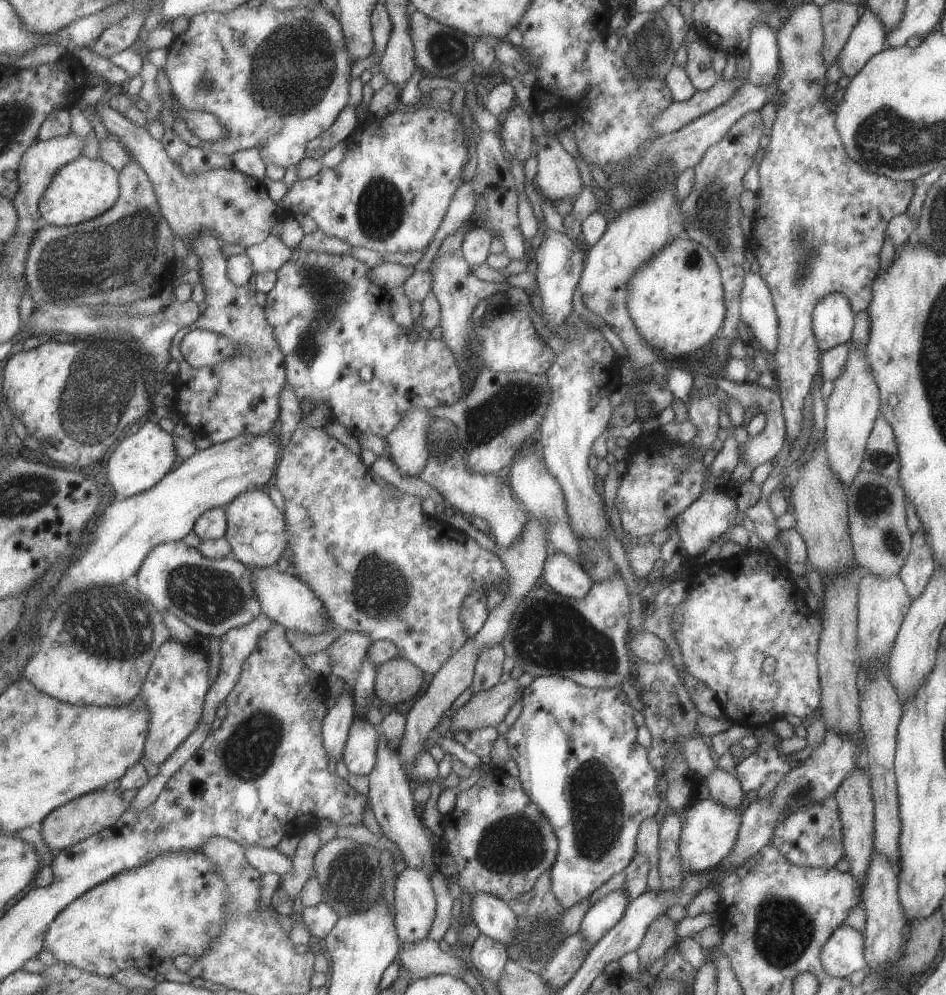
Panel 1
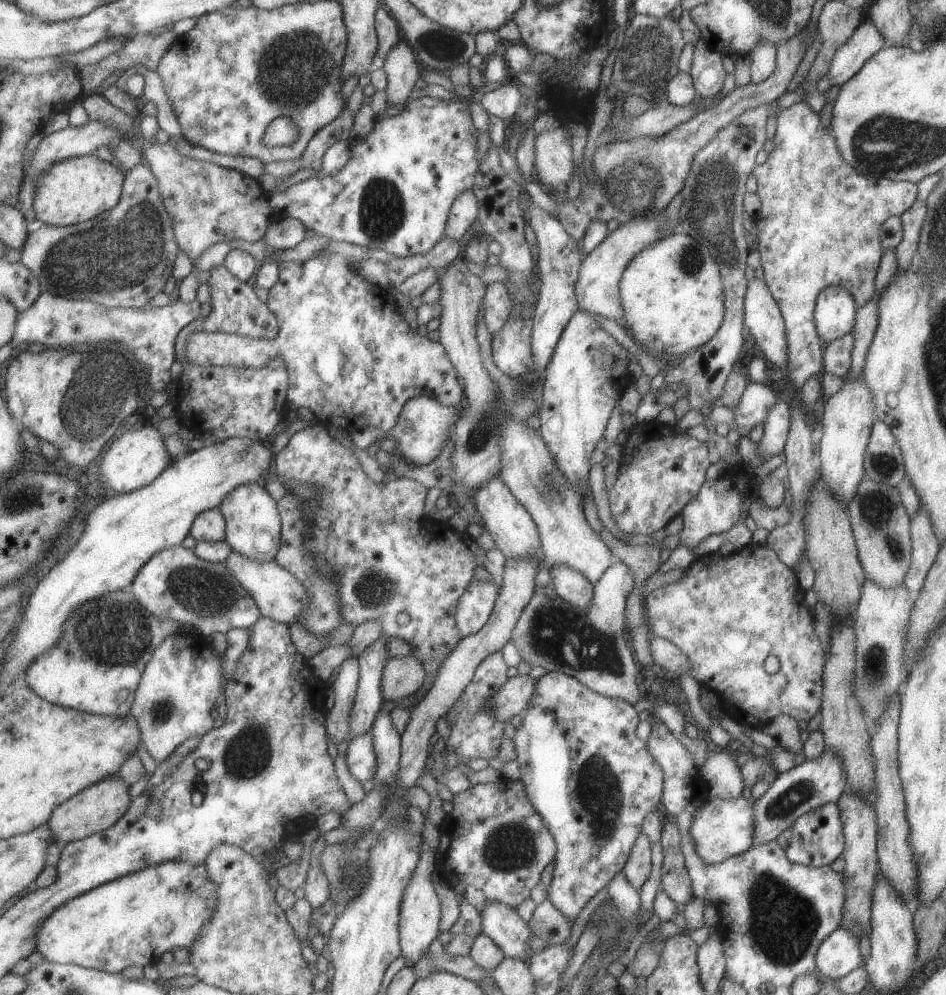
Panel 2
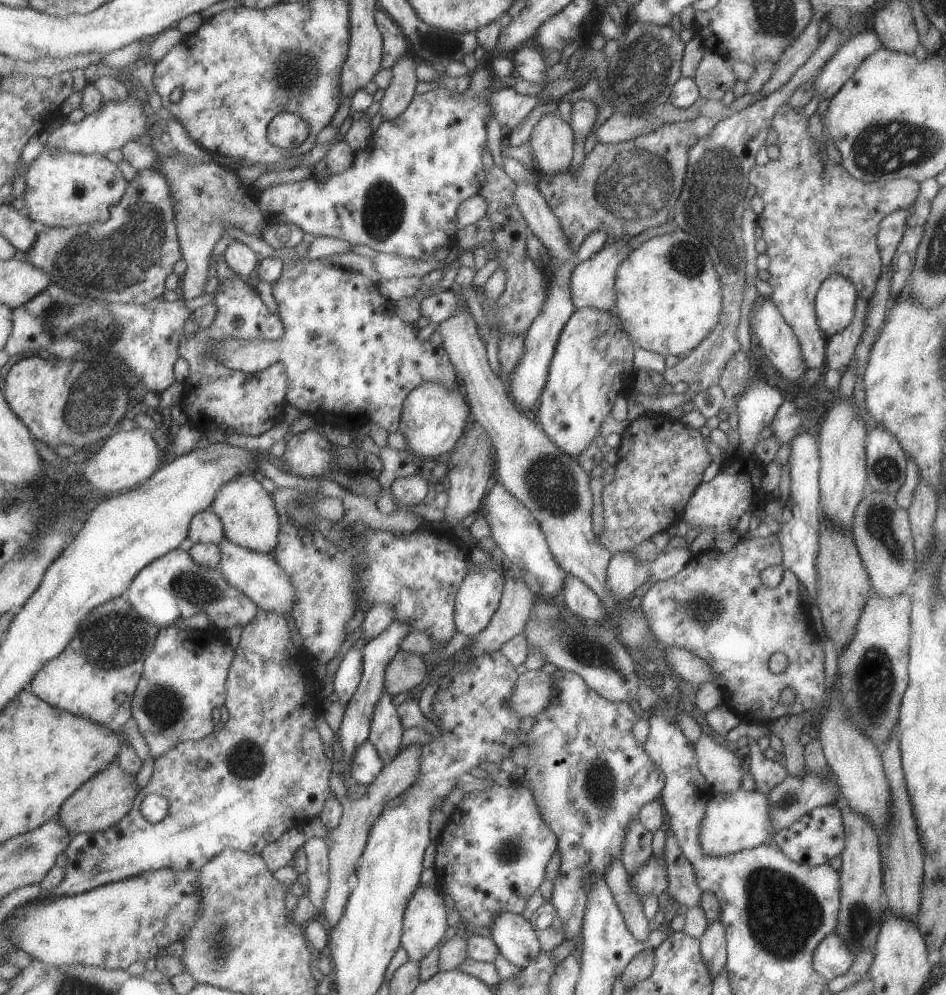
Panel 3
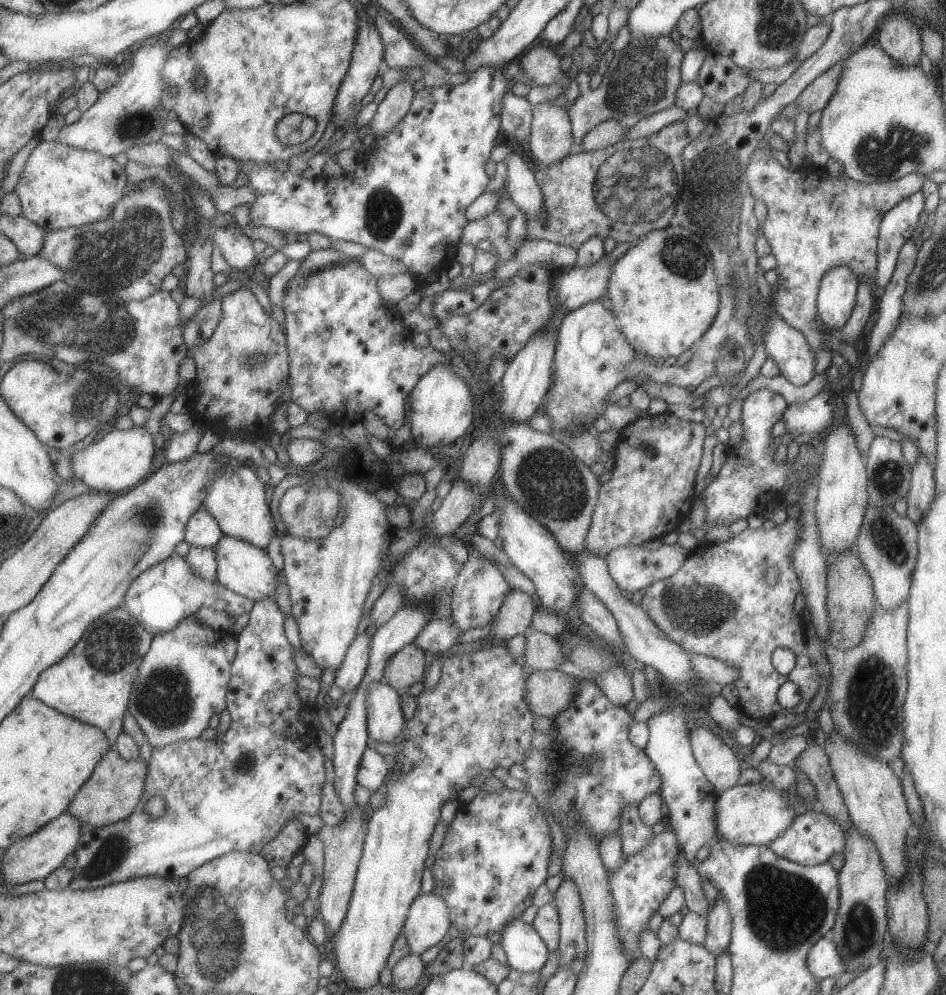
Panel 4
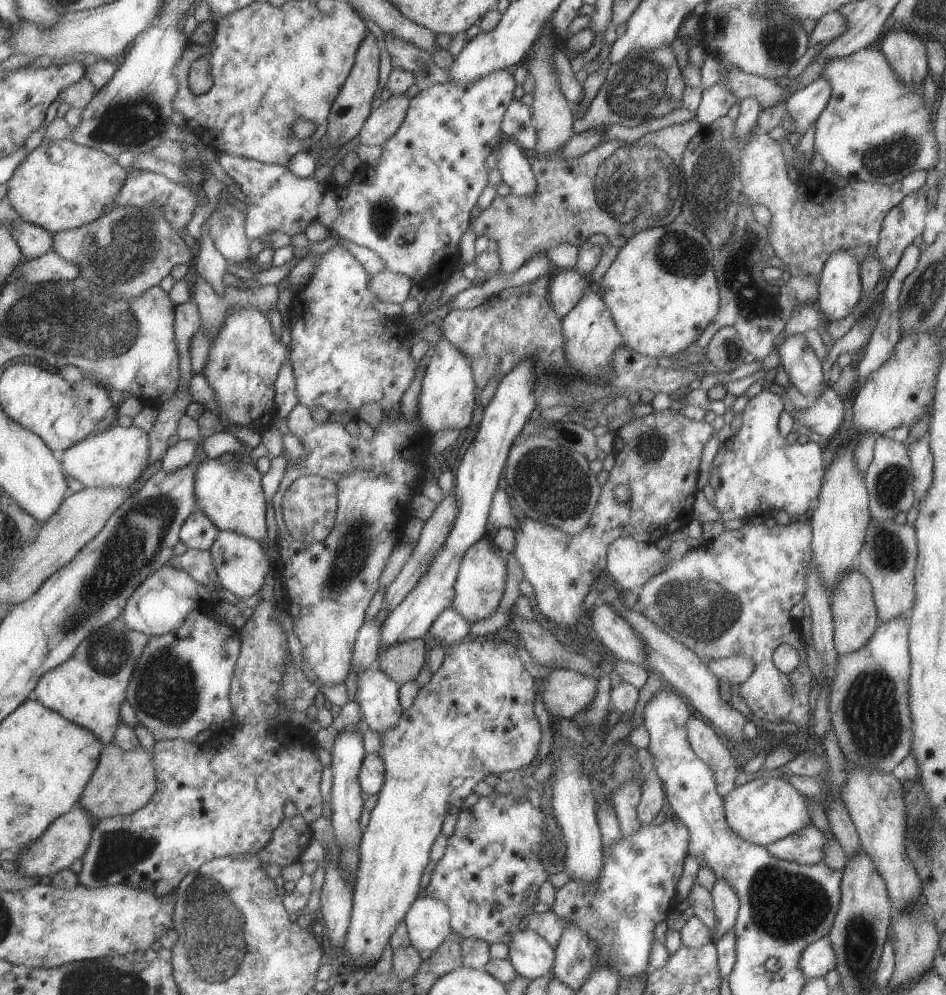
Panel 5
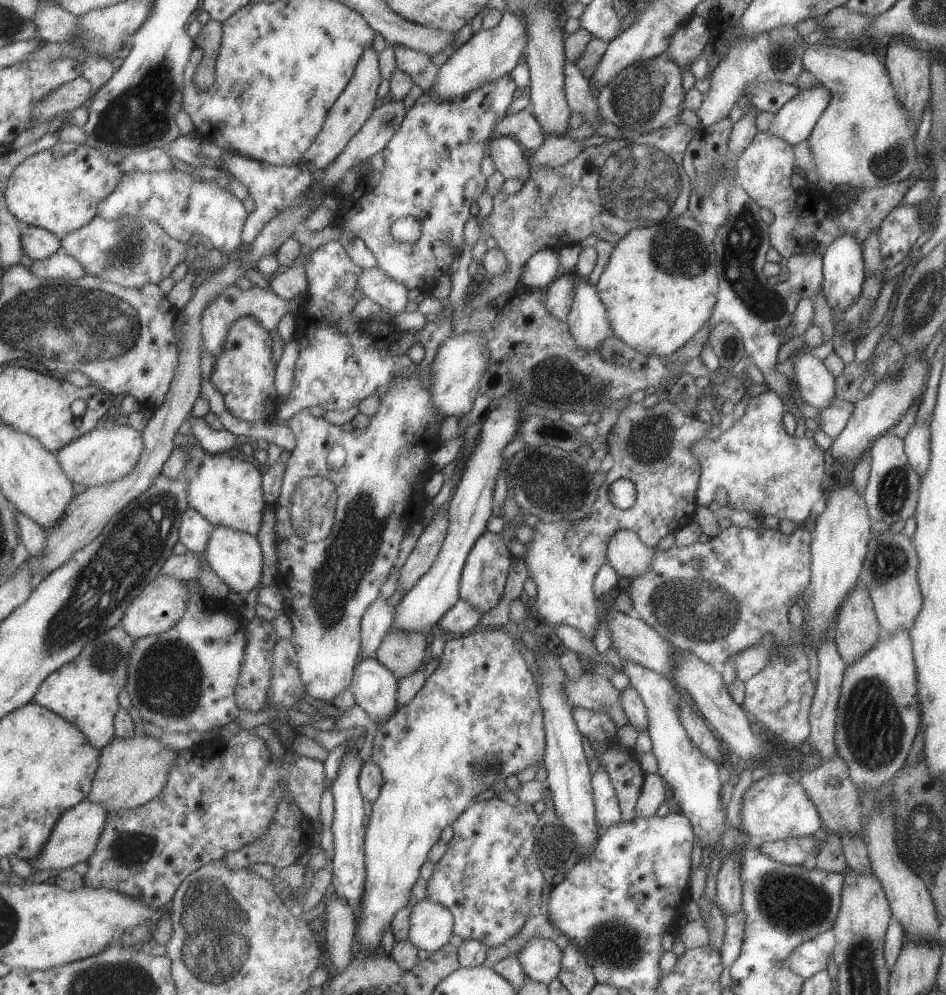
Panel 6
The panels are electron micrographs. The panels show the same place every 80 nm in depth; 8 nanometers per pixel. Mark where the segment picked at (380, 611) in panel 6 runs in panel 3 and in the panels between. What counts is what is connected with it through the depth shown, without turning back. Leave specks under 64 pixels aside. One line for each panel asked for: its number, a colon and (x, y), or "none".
3: (345, 679)
4: (350, 672)
5: (364, 653)

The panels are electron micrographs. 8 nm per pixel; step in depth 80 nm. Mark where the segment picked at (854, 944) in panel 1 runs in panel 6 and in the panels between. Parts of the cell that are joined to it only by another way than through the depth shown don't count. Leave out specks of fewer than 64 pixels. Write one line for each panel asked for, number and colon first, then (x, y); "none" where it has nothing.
2: (838, 954)
3: (831, 957)
4: (823, 959)
5: (817, 958)
6: (807, 959)

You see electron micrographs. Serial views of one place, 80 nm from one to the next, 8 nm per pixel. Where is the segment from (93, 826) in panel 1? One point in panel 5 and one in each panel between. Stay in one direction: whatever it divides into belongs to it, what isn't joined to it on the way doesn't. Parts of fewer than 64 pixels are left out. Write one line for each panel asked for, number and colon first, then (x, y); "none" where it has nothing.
2: (97, 808)
3: (106, 799)
4: (115, 790)
5: (125, 781)

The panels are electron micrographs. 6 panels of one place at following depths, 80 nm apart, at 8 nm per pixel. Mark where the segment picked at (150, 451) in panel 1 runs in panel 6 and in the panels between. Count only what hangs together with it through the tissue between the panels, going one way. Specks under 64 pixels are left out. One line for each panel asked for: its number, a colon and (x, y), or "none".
2: (136, 459)
3: (125, 461)
4: (118, 460)
5: (116, 458)
6: (105, 455)

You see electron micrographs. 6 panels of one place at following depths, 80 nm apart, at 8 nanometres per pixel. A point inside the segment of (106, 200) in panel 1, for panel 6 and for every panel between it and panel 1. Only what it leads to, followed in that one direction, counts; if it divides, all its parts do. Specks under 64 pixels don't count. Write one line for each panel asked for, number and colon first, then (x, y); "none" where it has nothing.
2: (73, 191)
3: (62, 189)
4: (61, 187)
5: (61, 186)
6: (60, 189)

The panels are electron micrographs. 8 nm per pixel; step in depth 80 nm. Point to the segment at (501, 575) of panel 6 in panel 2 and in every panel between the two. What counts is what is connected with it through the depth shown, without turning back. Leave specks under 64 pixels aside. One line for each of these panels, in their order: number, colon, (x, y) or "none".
2: (473, 608)
3: (477, 597)
4: (479, 590)
5: (478, 587)

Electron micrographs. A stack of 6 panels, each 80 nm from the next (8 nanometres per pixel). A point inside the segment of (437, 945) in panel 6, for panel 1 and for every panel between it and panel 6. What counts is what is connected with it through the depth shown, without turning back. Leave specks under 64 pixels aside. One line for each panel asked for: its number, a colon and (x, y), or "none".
1: (414, 903)
2: (419, 907)
3: (424, 919)
4: (427, 921)
5: (427, 921)

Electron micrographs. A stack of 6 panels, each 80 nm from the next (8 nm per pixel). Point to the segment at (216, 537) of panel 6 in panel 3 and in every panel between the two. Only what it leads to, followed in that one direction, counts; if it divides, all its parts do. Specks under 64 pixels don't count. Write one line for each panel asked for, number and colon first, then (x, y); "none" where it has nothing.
3: (256, 574)
4: (246, 569)
5: (243, 565)

